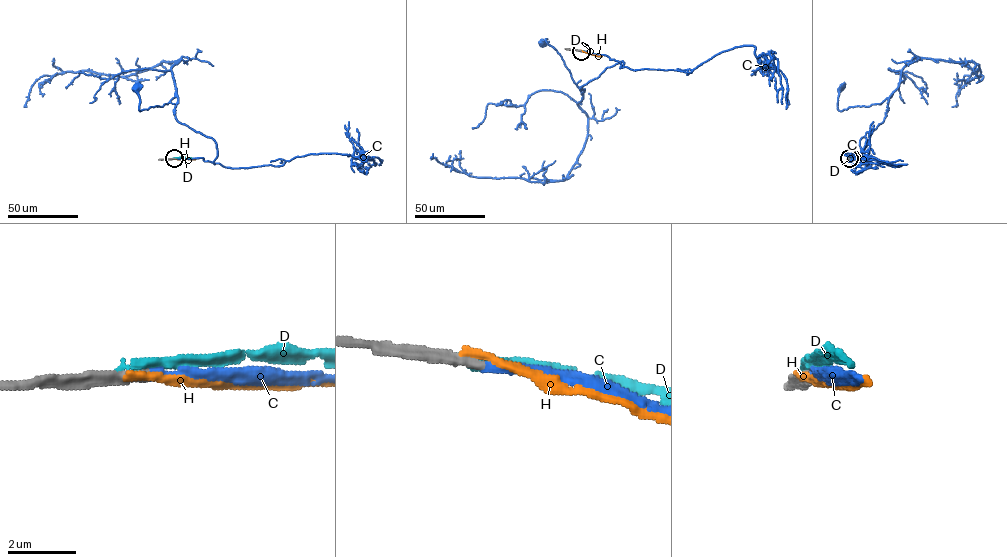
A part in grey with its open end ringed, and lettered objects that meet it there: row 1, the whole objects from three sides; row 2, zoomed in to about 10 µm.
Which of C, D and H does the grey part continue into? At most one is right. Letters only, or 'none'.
C

